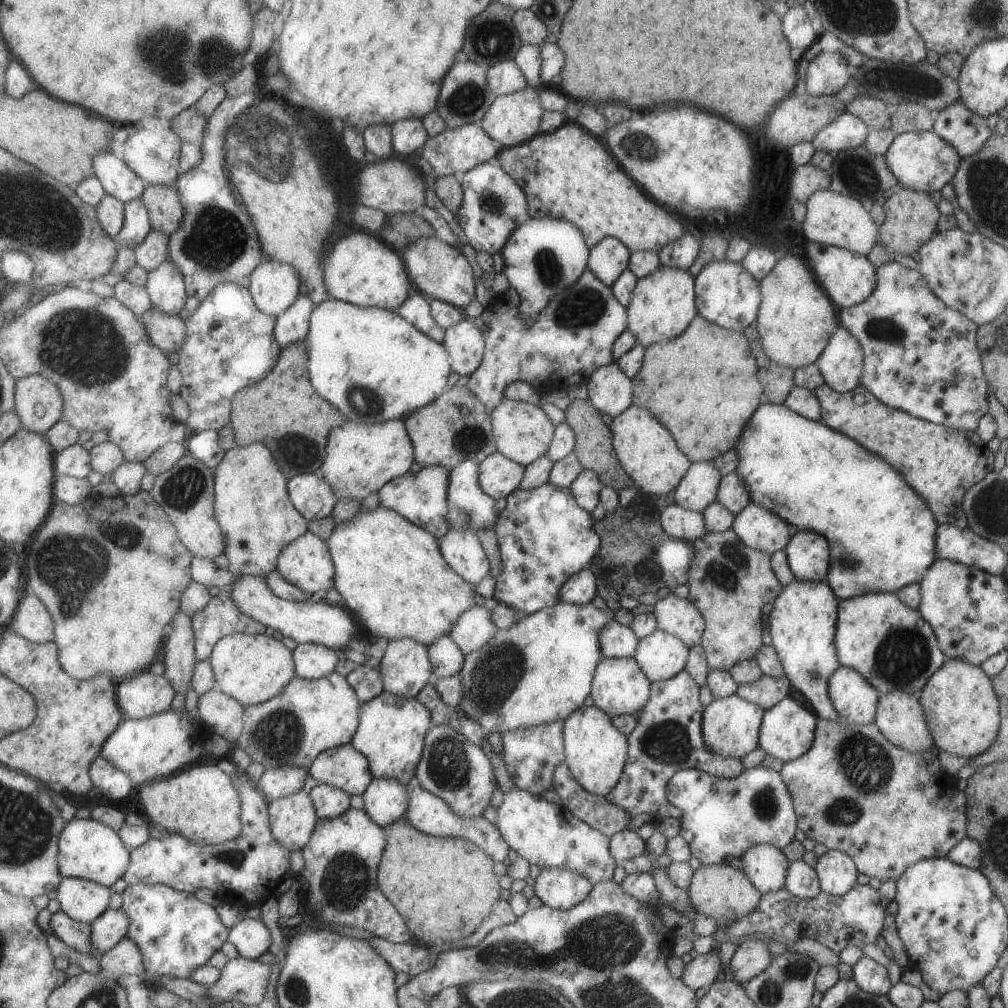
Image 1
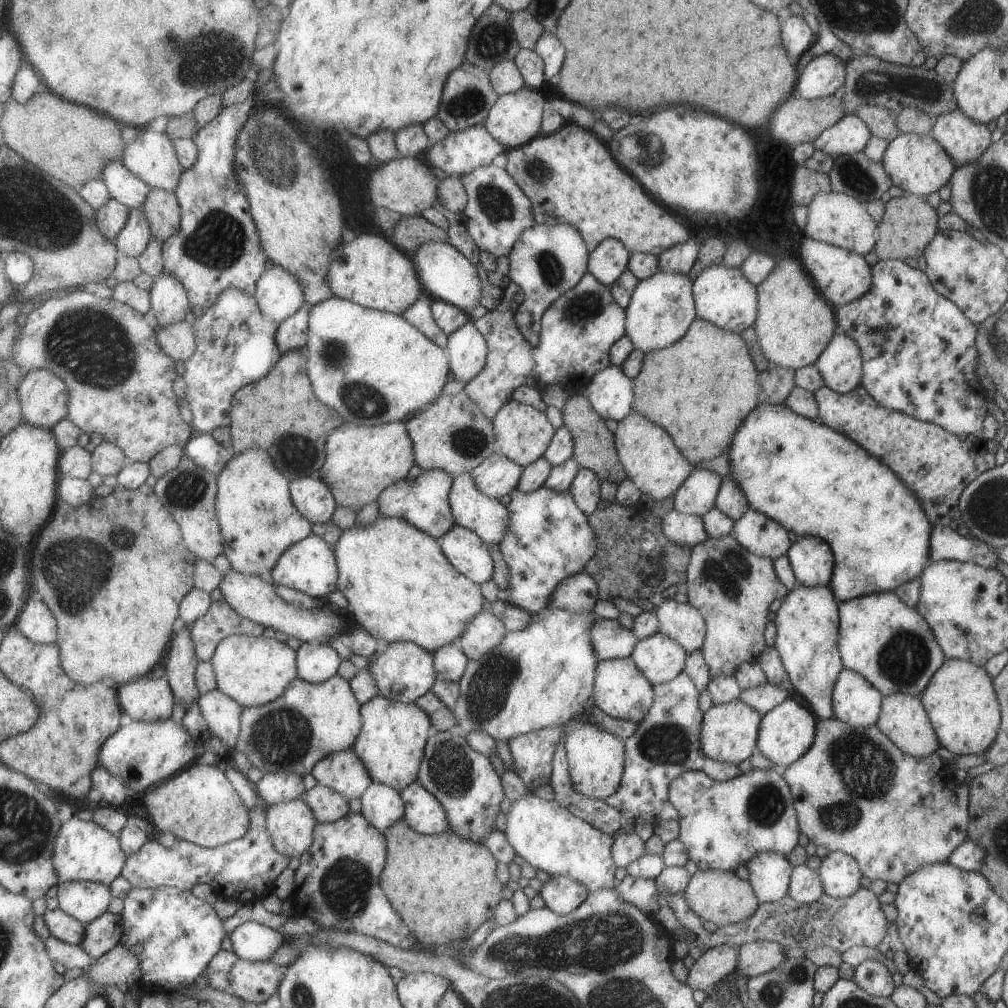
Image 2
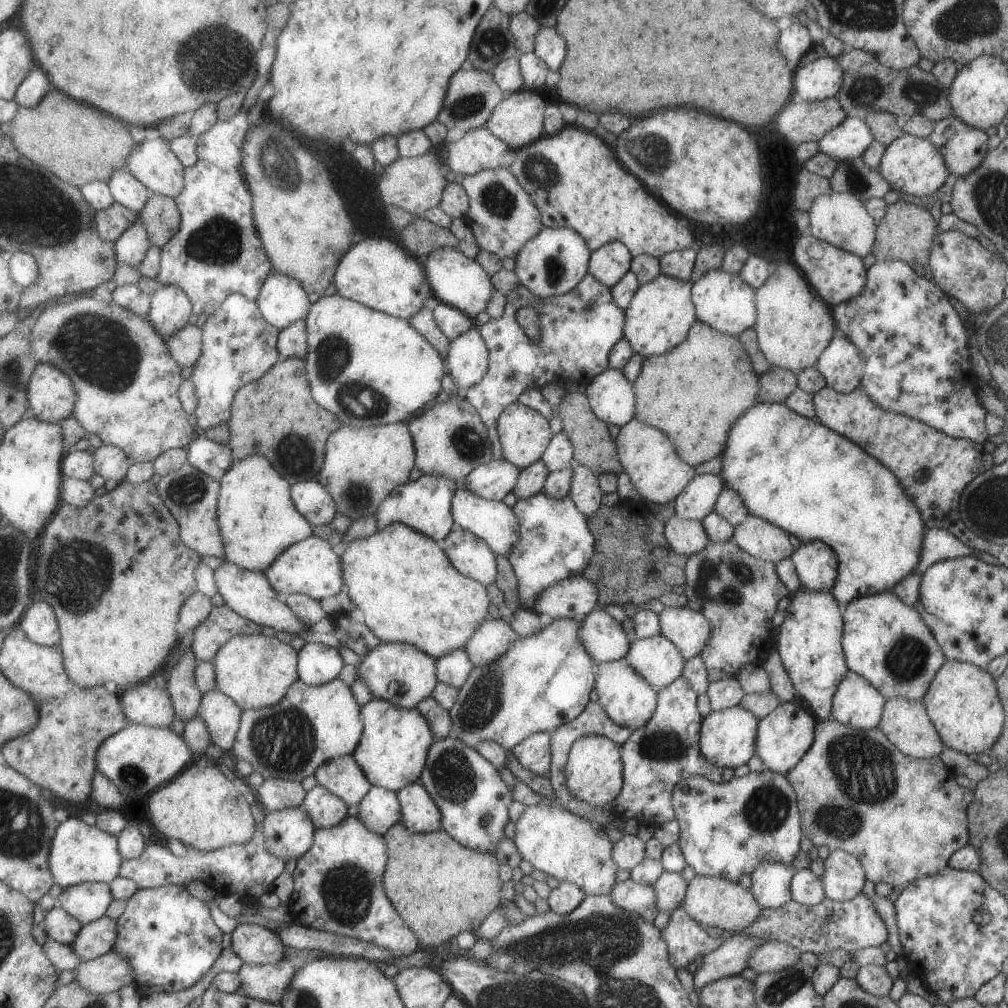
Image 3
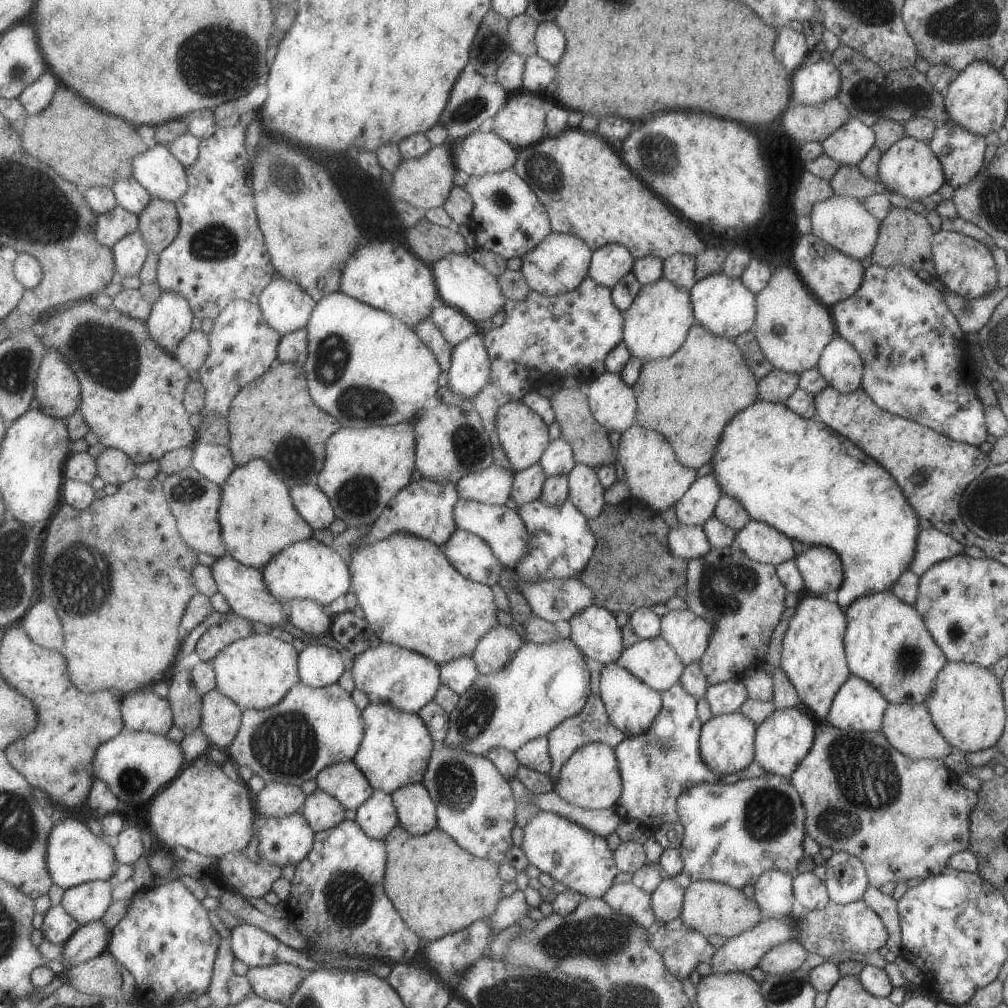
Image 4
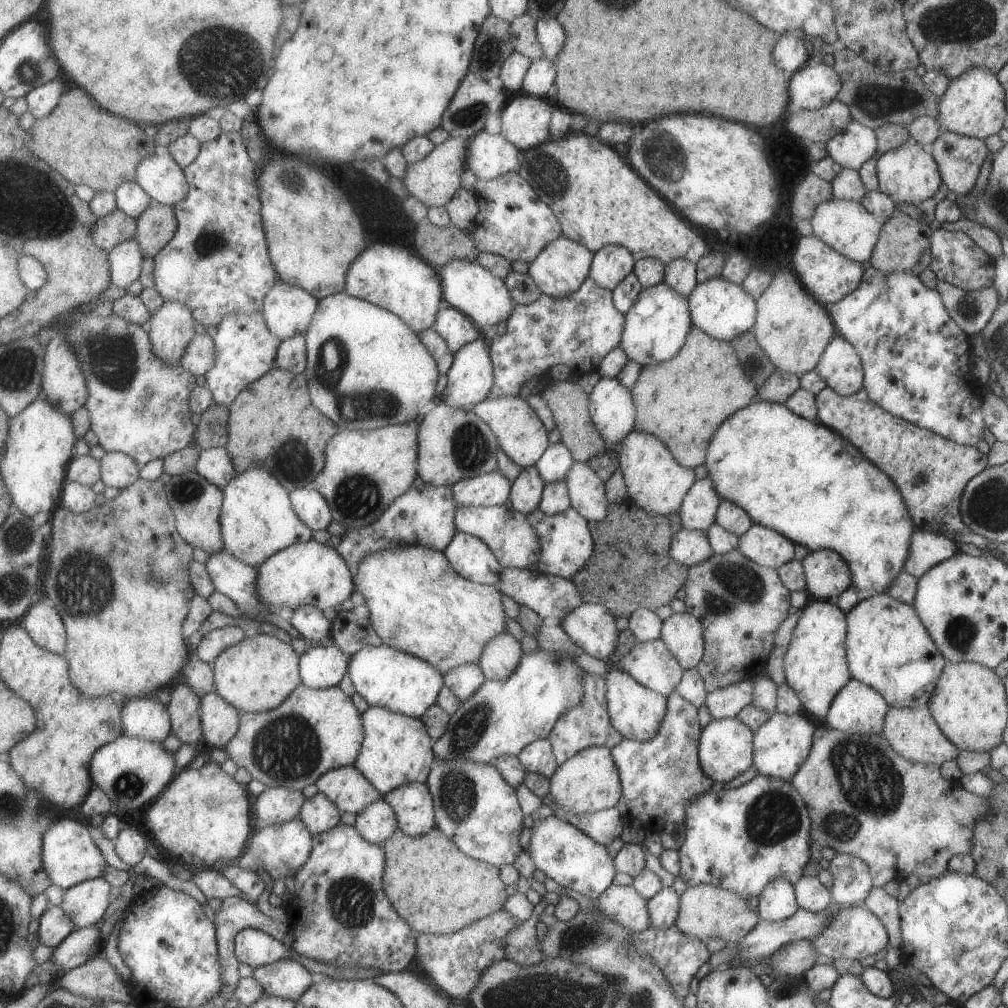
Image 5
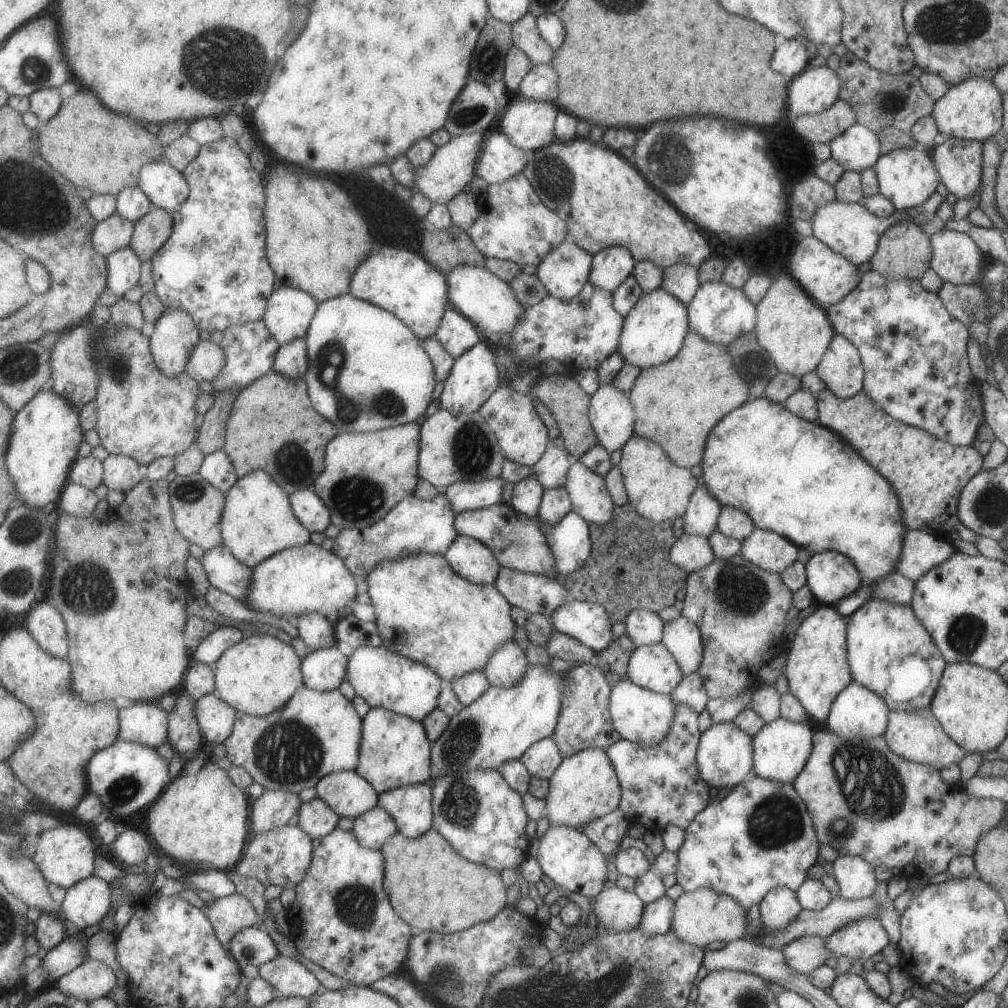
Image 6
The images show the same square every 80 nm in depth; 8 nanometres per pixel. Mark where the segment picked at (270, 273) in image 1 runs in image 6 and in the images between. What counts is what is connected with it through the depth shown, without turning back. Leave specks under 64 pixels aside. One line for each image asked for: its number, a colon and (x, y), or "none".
2: (280, 294)
3: (283, 300)
4: (288, 307)
5: (289, 310)
6: (290, 313)

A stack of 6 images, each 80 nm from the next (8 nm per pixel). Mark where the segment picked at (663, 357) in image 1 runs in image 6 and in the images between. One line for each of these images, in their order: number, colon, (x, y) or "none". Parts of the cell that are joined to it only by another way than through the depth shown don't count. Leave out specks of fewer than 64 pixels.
2: (670, 390)
3: (669, 391)
4: (670, 392)
5: (672, 400)
6: (675, 404)

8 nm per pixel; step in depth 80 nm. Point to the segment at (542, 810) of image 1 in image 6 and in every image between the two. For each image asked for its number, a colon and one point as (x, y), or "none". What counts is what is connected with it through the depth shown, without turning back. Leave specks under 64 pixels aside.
2: (547, 836)
3: (554, 841)
4: (581, 861)
5: (565, 855)
6: (565, 855)

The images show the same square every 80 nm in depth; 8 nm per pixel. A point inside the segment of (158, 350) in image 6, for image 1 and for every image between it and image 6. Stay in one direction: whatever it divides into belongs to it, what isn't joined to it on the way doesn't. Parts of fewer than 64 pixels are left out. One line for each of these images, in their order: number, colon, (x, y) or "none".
1: (166, 284)
2: (170, 301)
3: (171, 307)
4: (171, 320)
5: (172, 329)

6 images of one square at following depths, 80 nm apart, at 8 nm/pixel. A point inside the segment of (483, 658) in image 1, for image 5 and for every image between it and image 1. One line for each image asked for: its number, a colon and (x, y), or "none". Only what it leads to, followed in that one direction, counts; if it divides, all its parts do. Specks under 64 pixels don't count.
2: (541, 676)
3: (543, 681)
4: (542, 685)
5: (501, 717)

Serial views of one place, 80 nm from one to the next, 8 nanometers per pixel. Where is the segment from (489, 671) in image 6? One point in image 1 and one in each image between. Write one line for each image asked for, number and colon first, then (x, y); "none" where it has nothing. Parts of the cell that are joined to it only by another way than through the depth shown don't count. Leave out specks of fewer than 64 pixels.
1: (474, 627)
2: (485, 632)
3: (493, 637)
4: (493, 650)
5: (502, 654)

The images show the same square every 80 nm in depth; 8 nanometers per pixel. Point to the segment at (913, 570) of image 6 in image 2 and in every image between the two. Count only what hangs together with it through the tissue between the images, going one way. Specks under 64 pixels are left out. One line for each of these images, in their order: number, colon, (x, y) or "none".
2: (944, 544)
3: (937, 544)
4: (931, 546)
5: (926, 549)

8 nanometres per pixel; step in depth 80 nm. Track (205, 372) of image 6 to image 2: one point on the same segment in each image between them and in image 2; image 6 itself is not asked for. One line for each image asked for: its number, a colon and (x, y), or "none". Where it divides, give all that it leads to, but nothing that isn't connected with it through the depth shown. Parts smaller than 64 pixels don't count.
2: (180, 340)
3: (187, 346)
4: (195, 348)
5: (200, 356)

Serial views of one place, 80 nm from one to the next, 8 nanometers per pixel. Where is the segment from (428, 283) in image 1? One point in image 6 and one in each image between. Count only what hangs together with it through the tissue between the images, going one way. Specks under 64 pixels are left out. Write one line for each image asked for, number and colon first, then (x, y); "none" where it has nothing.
2: (448, 275)
3: (457, 279)
4: (465, 284)
5: (469, 287)
6: (488, 301)

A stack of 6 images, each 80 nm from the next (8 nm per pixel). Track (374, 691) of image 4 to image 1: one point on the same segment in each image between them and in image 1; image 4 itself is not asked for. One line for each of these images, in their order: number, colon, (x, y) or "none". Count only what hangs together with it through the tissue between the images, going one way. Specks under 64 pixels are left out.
1: (406, 666)
2: (404, 672)
3: (402, 674)

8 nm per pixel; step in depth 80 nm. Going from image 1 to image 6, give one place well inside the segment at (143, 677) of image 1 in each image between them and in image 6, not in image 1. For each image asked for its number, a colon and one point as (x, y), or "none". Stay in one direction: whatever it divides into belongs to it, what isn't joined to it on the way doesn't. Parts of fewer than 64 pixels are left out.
2: (147, 699)
3: (144, 704)
4: (145, 710)
5: (147, 718)
6: (146, 723)

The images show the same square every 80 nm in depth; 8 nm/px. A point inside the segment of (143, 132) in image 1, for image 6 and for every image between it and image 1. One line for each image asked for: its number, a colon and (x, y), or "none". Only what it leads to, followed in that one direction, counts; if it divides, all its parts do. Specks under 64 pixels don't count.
2: (152, 156)
3: (153, 161)
4: (157, 168)
5: (164, 179)
6: (168, 188)

